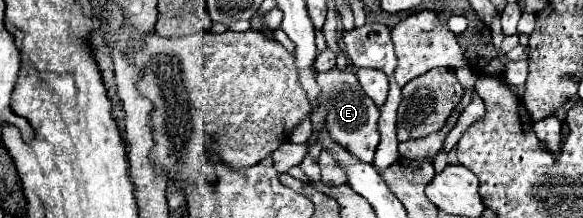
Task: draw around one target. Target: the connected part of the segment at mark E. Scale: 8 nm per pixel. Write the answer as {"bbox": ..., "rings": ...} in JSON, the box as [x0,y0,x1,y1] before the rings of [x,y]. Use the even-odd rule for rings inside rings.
{"bbox":[317,68,379,162],"rings":[[[333,68],[331,72],[317,74],[317,84],[323,90],[321,100],[323,100],[323,108],[327,110],[327,124],[329,124],[331,136],[337,142],[341,142],[359,160],[373,162],[375,148],[379,144],[379,132],[377,132],[379,110],[369,100],[369,96],[365,96],[365,92],[361,90],[361,84],[359,84],[357,76],[351,70],[341,72],[341,70]]]}

